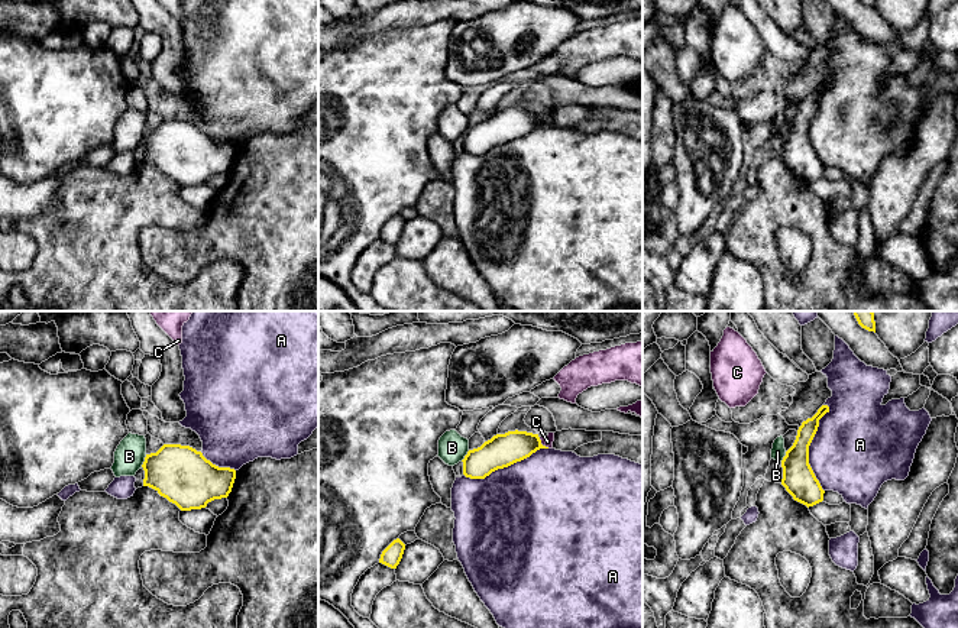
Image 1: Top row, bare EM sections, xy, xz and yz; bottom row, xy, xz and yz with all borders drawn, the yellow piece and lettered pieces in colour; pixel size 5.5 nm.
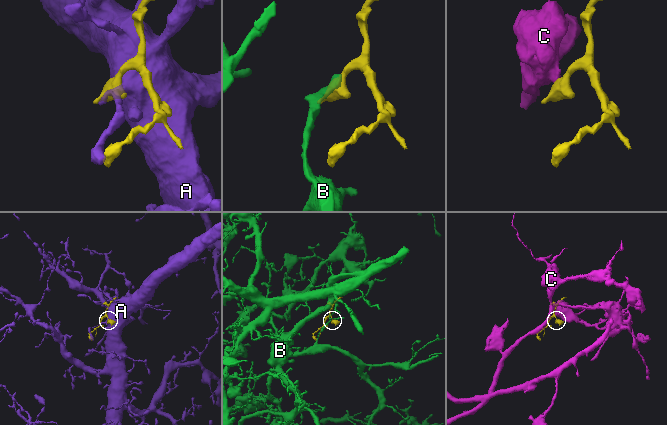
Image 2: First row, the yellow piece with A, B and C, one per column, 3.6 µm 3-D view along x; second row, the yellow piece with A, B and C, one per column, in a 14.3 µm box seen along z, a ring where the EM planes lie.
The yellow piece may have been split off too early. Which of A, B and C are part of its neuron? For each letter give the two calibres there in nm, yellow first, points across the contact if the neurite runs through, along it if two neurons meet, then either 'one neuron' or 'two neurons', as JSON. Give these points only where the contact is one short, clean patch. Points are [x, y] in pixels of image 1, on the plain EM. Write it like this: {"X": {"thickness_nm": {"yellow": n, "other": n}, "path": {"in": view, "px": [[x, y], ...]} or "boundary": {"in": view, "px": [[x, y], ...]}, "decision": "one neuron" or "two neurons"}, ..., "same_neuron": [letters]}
{"A": {"thickness_nm": {"yellow": 180, "other": 460}, "decision": "two neurons"}, "B": {"thickness_nm": {"yellow": 320, "other": 170}, "boundary": {"in": "xy", "px": [[146, 130], [141, 142]]}, "decision": "two neurons"}, "C": {"thickness_nm": {"yellow": 190, "other": 60}, "boundary": {"in": "xz", "px": [[539, 113], [549, 123]]}, "decision": "two neurons"}, "same_neuron": []}

